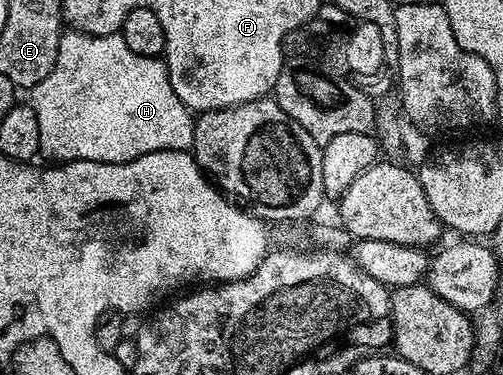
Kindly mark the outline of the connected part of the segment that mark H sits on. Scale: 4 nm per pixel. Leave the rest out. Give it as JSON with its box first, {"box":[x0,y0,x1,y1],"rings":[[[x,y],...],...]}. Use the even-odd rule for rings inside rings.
{"box":[31,30,194,164],"rings":[[[65,30],[61,33],[59,42],[59,54],[55,58],[55,66],[43,82],[39,82],[31,89],[31,103],[35,110],[35,118],[39,118],[39,146],[40,155],[50,156],[53,162],[68,162],[71,160],[90,160],[91,162],[107,162],[108,164],[122,164],[131,162],[143,154],[155,154],[163,150],[172,152],[189,152],[193,146],[193,122],[194,113],[189,111],[188,106],[179,102],[179,94],[171,90],[169,71],[164,59],[155,56],[140,56],[135,54],[127,46],[127,42],[119,34],[112,36],[89,36],[86,32],[74,32]]]}

